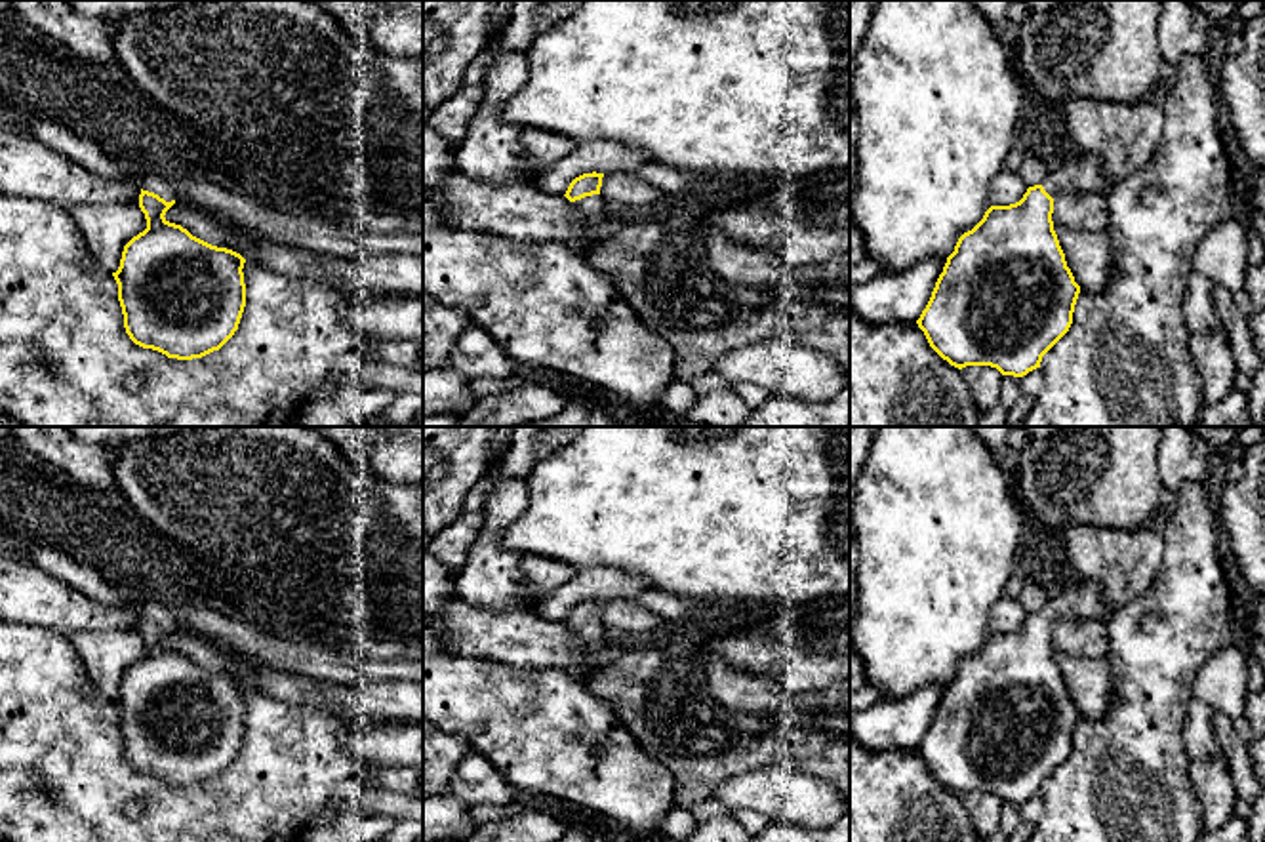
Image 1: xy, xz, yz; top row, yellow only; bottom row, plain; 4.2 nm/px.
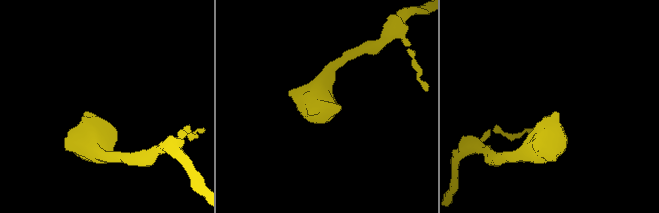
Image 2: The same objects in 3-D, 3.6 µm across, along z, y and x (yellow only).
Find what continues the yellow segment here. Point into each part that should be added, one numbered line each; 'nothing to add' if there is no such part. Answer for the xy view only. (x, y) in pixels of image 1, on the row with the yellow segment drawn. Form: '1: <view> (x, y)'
1: xy (151, 181)

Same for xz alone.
1: xz (593, 208)

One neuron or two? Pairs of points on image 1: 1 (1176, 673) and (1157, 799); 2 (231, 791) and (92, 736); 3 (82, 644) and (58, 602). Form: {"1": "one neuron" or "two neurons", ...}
{"1": "one neuron", "2": "one neuron", "3": "two neurons"}

